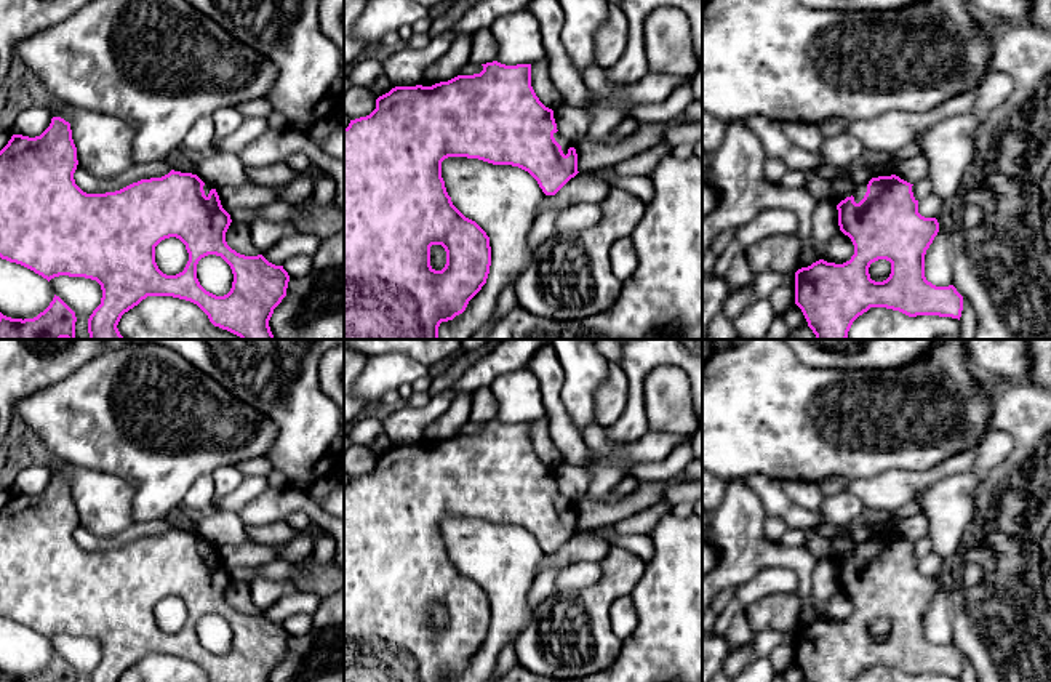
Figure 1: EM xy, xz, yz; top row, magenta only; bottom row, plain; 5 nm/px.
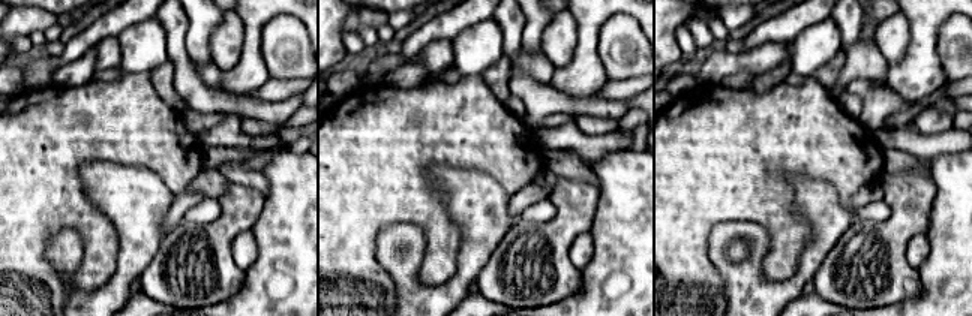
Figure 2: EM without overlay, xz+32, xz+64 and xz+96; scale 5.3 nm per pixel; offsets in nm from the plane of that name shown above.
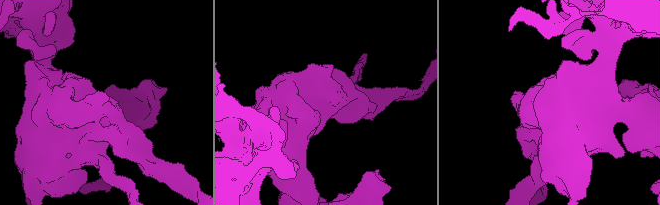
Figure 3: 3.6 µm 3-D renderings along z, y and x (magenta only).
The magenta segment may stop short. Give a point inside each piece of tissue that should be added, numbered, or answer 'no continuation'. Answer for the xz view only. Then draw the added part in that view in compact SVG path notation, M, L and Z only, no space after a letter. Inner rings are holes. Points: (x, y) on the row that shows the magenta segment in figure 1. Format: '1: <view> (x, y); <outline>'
1: xz (565, 143); M558 131L553 133L553 138L561 146L561 150L563 150L565 155L568 154L569 147L576 149L576 146L569 139L563 138Z

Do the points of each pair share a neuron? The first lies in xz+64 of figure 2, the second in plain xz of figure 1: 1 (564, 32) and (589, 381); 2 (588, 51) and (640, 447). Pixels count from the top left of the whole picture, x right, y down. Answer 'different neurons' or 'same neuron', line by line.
1: different neurons
2: different neurons

